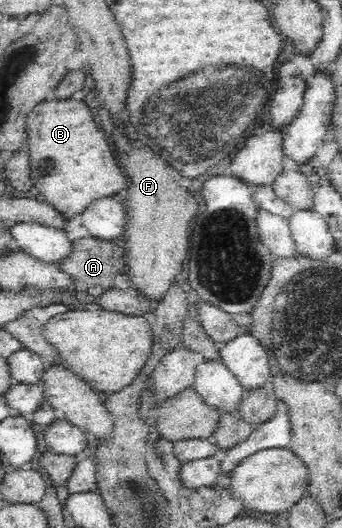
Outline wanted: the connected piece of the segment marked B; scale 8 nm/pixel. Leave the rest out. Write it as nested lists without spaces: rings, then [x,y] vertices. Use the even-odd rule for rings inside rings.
[[[69,71],[61,80],[54,90],[54,99],[39,101],[29,111],[26,119],[26,148],[30,157],[33,186],[44,201],[71,218],[99,197],[114,196],[126,189],[128,178],[115,162],[115,154],[105,134],[99,131],[97,121],[93,121],[89,111],[93,103],[89,97],[81,101],[71,98],[77,90],[85,87],[85,71]]]

